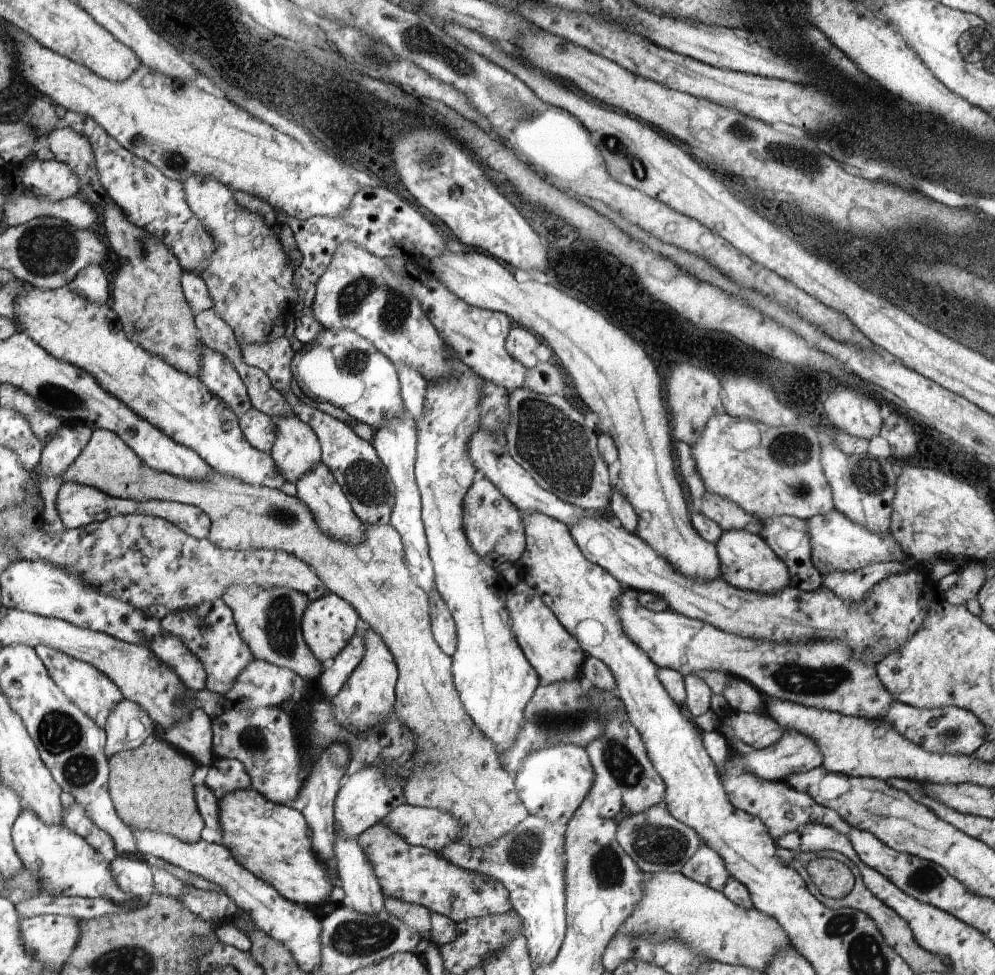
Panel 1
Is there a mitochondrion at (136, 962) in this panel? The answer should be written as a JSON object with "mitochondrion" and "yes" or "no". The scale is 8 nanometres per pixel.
{"mitochondrion":"yes"}

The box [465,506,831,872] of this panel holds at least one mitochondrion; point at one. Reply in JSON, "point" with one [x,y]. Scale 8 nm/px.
{"point":[658,845]}

